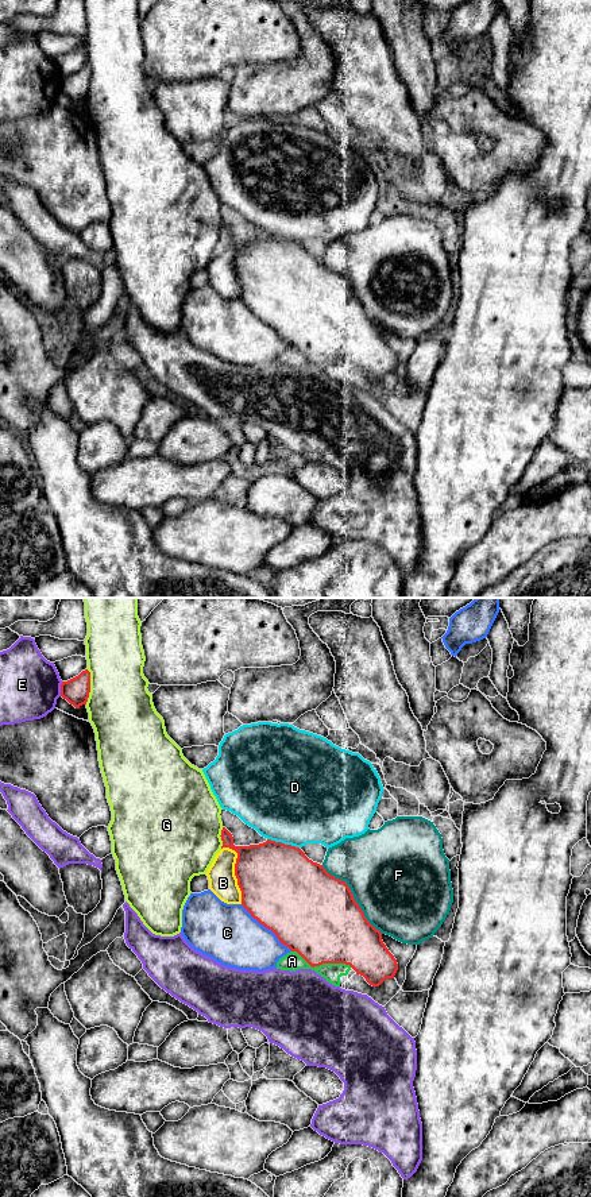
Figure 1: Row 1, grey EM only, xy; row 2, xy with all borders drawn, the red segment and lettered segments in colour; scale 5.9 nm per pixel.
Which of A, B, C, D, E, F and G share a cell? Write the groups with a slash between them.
A B / C / D / E / F / G

